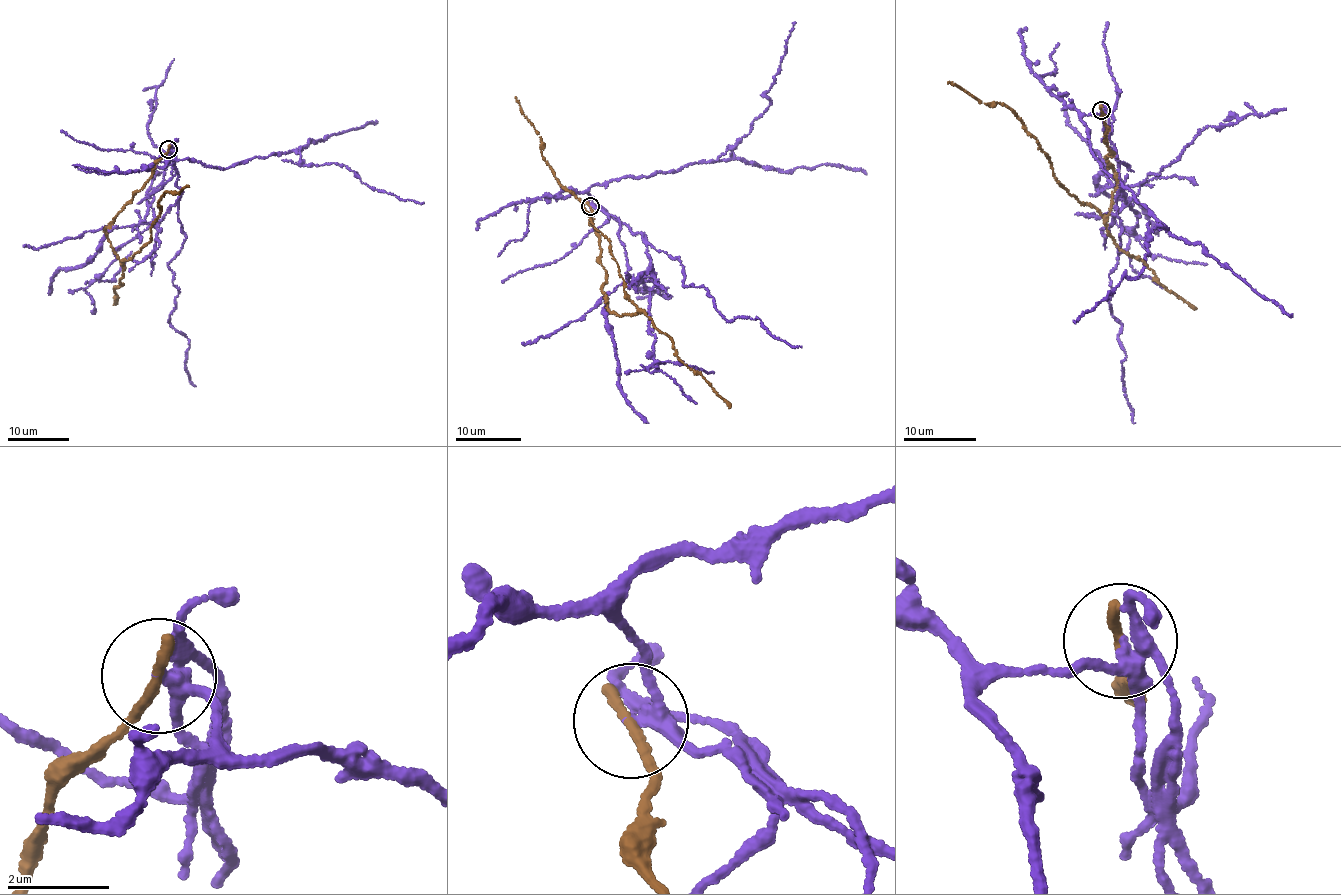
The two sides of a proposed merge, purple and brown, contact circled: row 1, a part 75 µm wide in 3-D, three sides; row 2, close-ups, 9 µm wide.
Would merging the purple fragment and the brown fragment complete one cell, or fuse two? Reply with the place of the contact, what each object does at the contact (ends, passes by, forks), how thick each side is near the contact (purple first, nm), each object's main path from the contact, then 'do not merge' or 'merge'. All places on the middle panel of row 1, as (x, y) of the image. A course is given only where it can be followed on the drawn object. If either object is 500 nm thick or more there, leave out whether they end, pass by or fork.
at (590, 206); purple forks there; brown ends there; 240 nm thick on the purple side, 240 nm on the other; purple runs (590, 206), (591, 186), (732, 157), (732, 146), (747, 136), (768, 107), (766, 92), (785, 55), (795, 22); brown runs (590, 206), (610, 311), (638, 312), (608, 241), (553, 176), (515, 96); do not merge

